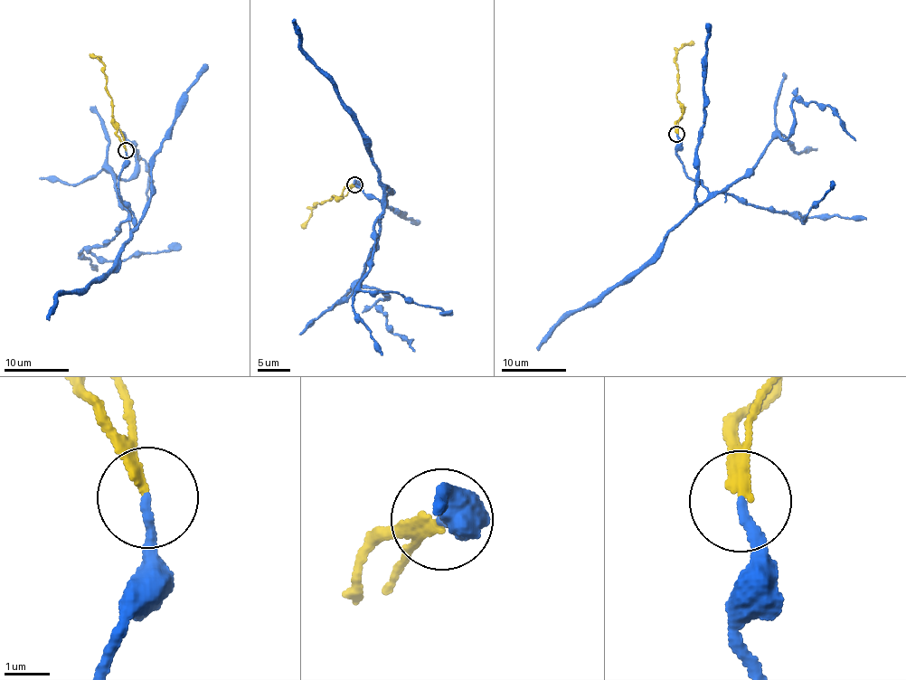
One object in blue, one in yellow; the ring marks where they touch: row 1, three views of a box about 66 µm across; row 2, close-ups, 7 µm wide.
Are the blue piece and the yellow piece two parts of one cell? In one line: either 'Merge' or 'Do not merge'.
Do not merge

